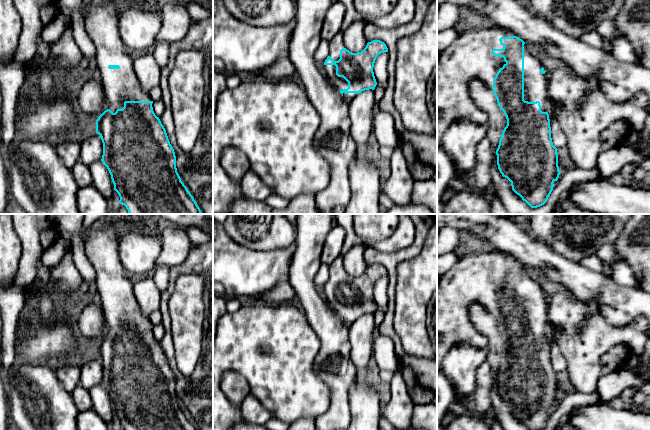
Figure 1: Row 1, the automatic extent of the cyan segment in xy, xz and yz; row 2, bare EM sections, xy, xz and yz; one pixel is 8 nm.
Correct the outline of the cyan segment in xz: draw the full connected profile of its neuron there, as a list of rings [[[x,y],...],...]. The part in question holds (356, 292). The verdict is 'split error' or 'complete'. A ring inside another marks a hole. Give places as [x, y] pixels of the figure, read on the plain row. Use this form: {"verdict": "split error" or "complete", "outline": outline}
{"verdict": "split error", "outline": [[[333,214],[337,226],[345,230],[342,254],[329,265],[329,280],[324,286],[328,306],[347,325],[354,323],[365,314],[374,314],[377,306],[373,291],[377,280],[388,276],[386,268],[380,264],[368,266],[358,277],[345,272],[343,256],[348,249],[363,244],[353,227],[353,214]]]}

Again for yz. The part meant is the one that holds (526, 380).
{"verdict": "split error", "outline": [[[491,249],[490,251],[482,254],[471,254],[469,256],[461,257],[441,278],[437,279],[437,371],[442,370],[442,364],[445,355],[456,343],[467,343],[475,348],[487,349],[489,342],[488,337],[486,335],[479,333],[472,326],[471,320],[469,318],[470,305],[472,303],[479,303],[480,305],[485,307],[490,314],[494,316],[498,330],[504,336],[507,343],[507,349],[502,356],[499,369],[496,374],[498,393],[502,400],[507,402],[511,406],[512,414],[517,419],[519,419],[523,425],[525,425],[529,430],[542,430],[547,426],[548,421],[550,420],[554,411],[553,407],[558,404],[561,396],[558,390],[558,373],[553,369],[551,362],[551,351],[548,338],[549,327],[547,315],[547,302],[541,285],[533,279],[532,275],[535,270],[535,268],[525,267],[522,263],[515,260],[511,255]]]}

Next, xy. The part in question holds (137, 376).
{"verdict": "split error", "outline": [[[101,221],[97,225],[93,226],[87,231],[84,238],[85,243],[85,254],[88,260],[91,262],[96,273],[96,286],[99,299],[101,302],[101,308],[105,319],[105,332],[103,337],[96,344],[96,357],[100,359],[103,367],[103,379],[101,385],[107,391],[112,406],[114,408],[114,414],[118,417],[120,424],[119,427],[124,430],[198,430],[194,424],[191,417],[188,415],[187,411],[181,405],[181,402],[177,396],[176,392],[176,380],[172,369],[168,363],[166,354],[162,349],[159,341],[157,341],[153,335],[152,327],[149,317],[143,315],[140,305],[138,304],[134,291],[133,283],[129,279],[128,272],[122,265],[119,258],[119,239],[116,235],[114,224],[107,223],[106,221]]]}

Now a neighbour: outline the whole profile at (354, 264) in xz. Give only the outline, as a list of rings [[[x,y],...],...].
[[[363,243],[347,250],[343,256],[343,267],[345,272],[352,277],[358,277],[364,274],[367,264],[364,260],[364,252],[368,247]]]

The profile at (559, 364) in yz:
[[[550,328],[548,330],[548,338],[549,338],[549,343],[550,343],[551,362],[552,362],[553,369],[557,373],[566,371],[567,369],[566,360],[558,348],[556,339],[551,335]]]

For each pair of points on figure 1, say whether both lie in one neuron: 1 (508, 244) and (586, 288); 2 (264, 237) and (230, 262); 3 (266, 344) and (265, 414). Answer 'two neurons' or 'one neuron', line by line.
1: one neuron
2: two neurons
3: two neurons

